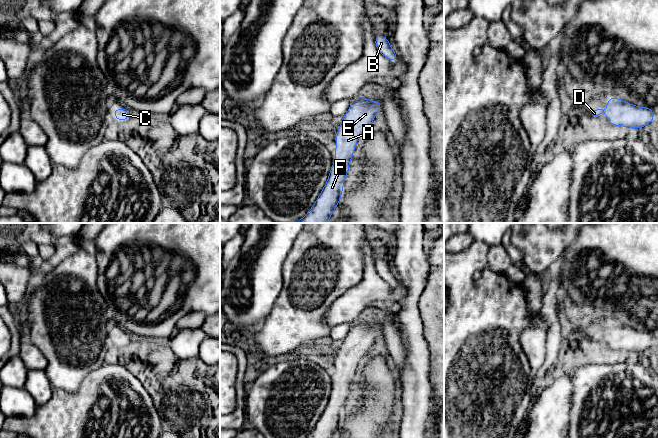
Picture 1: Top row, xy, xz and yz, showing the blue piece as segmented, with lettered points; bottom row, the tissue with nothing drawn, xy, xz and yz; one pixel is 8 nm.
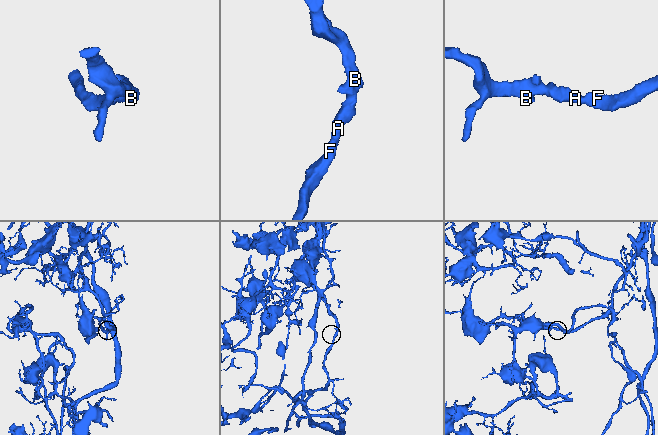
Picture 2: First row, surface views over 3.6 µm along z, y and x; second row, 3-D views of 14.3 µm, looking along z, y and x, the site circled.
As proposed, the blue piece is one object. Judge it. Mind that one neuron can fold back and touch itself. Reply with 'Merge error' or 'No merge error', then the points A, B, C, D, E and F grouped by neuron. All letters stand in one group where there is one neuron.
No merge error. Groups: A B C D E F

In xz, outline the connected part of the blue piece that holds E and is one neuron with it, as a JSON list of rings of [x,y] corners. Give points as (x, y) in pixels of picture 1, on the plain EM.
[[[361,320],[352,325],[336,358],[336,384],[331,389],[325,410],[307,438],[333,438],[340,427],[356,367],[365,354],[371,353],[371,347],[381,332],[379,325],[371,325]]]

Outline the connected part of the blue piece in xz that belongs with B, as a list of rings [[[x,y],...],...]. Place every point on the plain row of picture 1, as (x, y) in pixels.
[[[383,259],[375,260],[375,270],[377,274],[388,284],[396,285],[398,283],[397,277],[393,275],[390,265]]]

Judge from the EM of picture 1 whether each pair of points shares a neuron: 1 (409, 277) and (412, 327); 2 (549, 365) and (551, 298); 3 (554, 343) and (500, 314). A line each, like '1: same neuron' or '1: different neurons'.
1: same neuron
2: same neuron
3: different neurons

